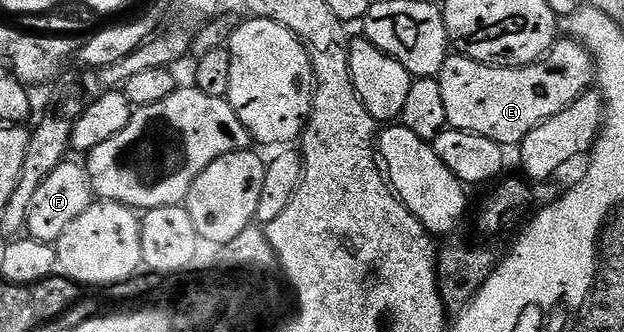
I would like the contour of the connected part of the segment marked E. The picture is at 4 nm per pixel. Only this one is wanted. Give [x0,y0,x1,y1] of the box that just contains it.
[438,39,595,146]

